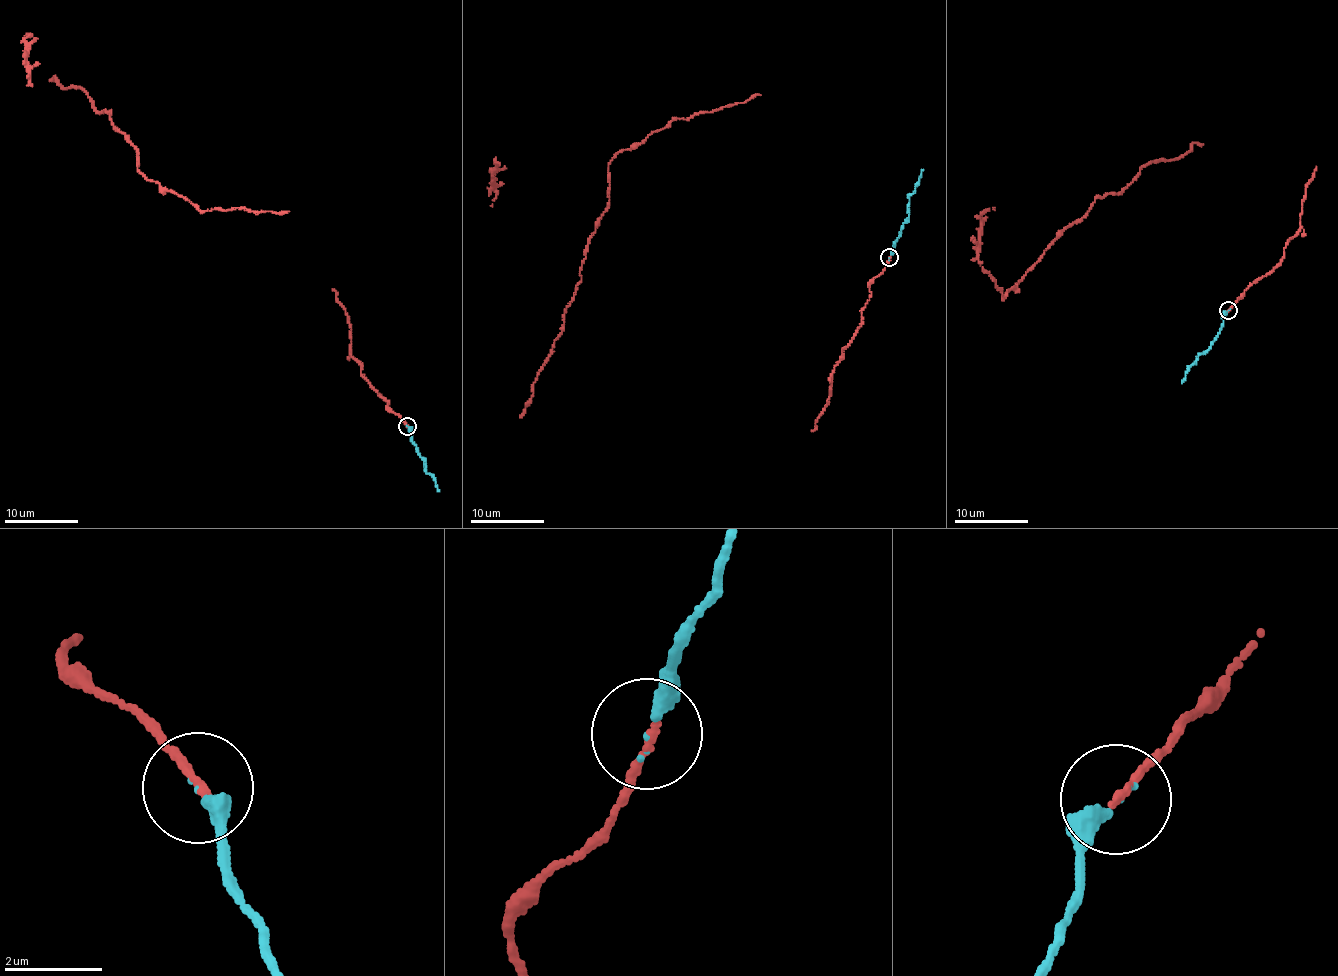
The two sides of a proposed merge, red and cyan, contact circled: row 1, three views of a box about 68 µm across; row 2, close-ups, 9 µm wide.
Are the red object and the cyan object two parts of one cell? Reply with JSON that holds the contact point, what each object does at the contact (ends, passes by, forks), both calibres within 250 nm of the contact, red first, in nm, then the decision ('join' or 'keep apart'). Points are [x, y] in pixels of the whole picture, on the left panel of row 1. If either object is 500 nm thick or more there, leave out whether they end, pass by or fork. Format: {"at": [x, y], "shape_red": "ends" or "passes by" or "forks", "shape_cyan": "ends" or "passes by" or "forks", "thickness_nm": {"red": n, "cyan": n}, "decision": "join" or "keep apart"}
{"at": [407, 426], "shape_red": "ends", "shape_cyan": "ends", "thickness_nm": {"red": 150, "cyan": 220}, "decision": "join"}

